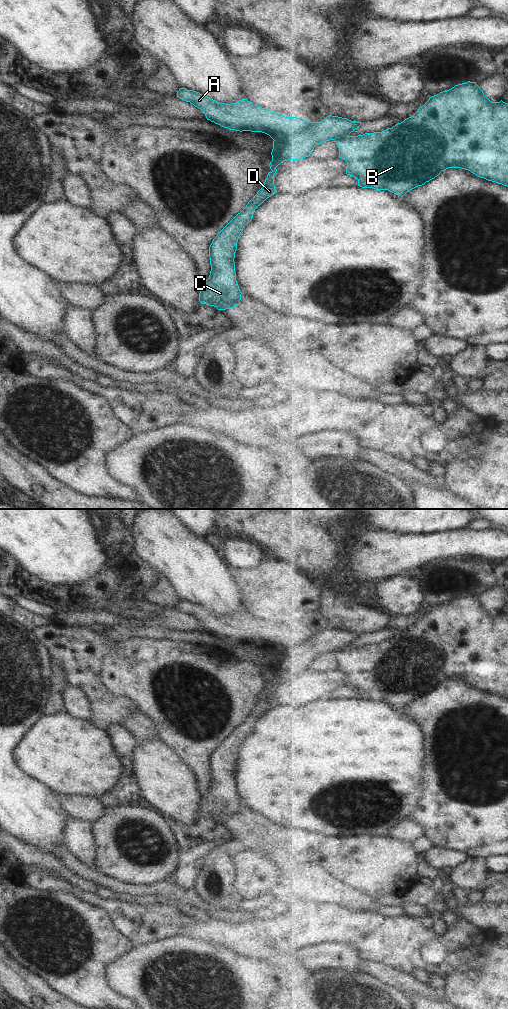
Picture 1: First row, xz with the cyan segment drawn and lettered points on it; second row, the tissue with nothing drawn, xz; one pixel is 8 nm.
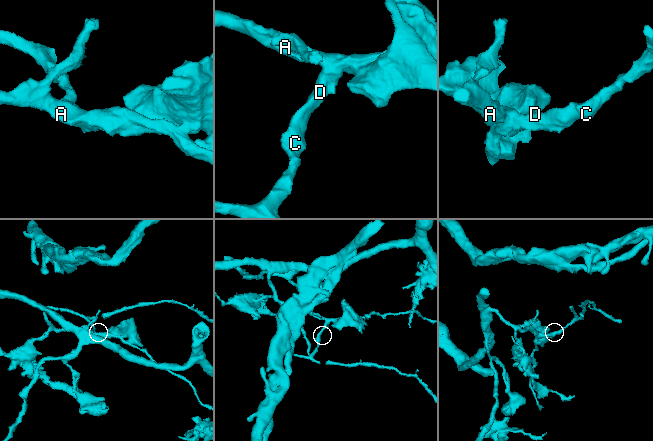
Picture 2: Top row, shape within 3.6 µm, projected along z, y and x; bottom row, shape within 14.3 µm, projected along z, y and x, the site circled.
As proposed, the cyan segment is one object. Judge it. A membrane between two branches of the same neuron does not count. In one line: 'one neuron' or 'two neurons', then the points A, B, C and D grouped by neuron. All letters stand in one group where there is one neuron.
two neurons; A B / C D

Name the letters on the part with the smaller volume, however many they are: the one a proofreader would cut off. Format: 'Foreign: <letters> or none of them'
Foreign: C, D

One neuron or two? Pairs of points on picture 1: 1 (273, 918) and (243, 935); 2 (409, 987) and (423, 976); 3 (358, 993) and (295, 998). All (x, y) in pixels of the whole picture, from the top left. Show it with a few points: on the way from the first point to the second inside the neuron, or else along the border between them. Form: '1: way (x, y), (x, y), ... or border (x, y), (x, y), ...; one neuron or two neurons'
1: way (266, 925), (256, 934), (250, 934); one neuron
2: border (410, 973), (419, 980), (426, 982); two neurons
3: way (342, 998), (311, 998); one neuron

